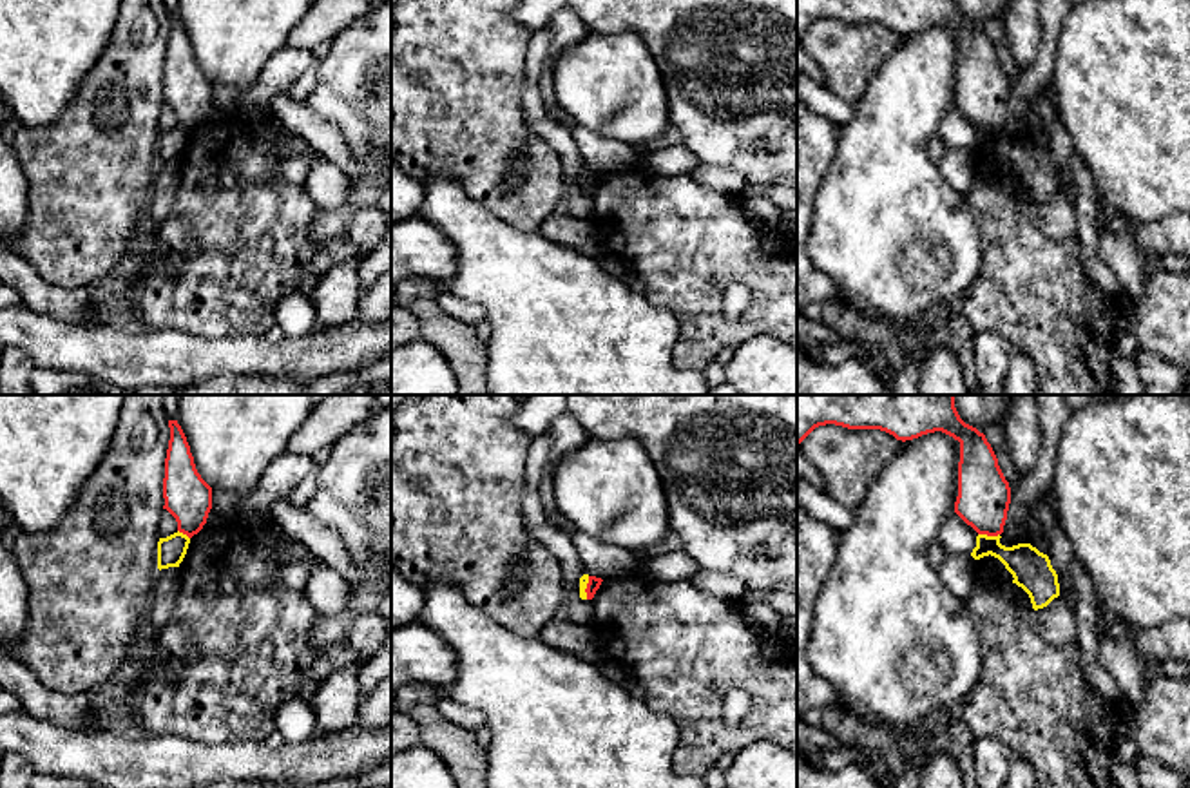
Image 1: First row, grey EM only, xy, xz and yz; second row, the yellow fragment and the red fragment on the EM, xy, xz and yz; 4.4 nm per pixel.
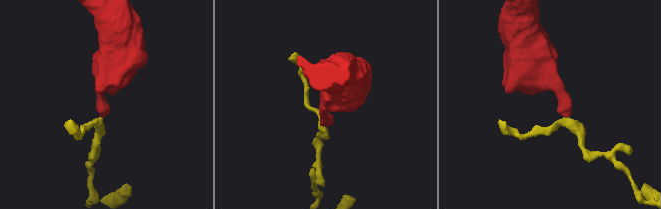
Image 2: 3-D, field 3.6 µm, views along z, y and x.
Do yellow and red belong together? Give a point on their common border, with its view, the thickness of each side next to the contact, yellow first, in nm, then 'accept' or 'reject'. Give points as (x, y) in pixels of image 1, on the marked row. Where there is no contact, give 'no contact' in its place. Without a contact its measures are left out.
contact yz (989, 537); calibres 180 and 240 nm; reject

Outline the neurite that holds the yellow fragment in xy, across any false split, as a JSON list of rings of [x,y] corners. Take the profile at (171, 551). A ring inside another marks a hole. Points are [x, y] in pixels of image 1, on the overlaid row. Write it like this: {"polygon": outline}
{"polygon": [[[174,533],[158,542],[158,569],[179,567],[183,562],[190,538],[183,533]]]}

